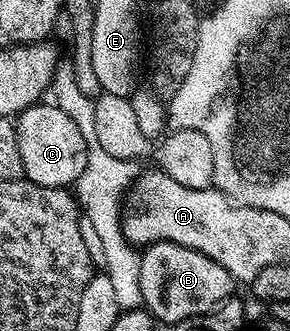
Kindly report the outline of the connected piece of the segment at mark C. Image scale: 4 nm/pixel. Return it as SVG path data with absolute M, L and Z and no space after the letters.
M38 101L16 116L19 155L23 157L24 178L44 187L64 187L76 184L87 165L87 141L79 133L79 125L67 117L56 102Z

